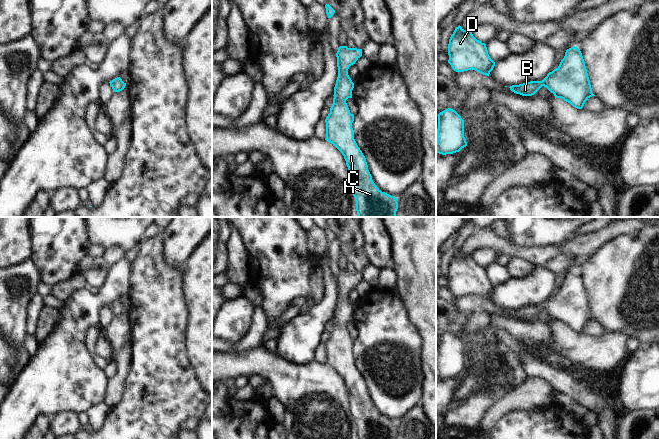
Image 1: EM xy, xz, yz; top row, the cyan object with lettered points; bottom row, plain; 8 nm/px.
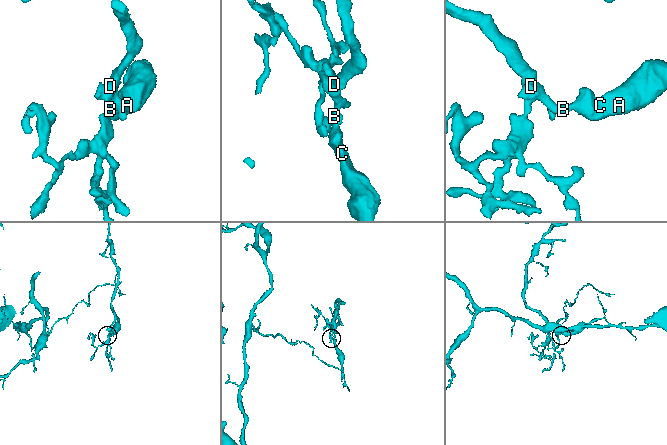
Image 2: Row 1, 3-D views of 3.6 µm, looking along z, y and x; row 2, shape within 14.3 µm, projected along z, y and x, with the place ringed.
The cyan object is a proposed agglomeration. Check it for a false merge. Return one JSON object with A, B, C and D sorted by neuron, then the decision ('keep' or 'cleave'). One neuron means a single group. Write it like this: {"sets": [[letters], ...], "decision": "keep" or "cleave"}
{"sets": [["A", "B", "C", "D"]], "decision": "keep"}

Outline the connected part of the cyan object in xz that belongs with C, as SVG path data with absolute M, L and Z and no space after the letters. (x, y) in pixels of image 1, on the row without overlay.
M340 270L336 277L338 301L334 311L333 328L325 343L326 362L344 380L350 407L348 412L356 425L358 439L396 439L396 421L382 416L373 406L366 382L354 363L350 337L346 324L352 322L354 307L348 293L362 280L362 273Z

